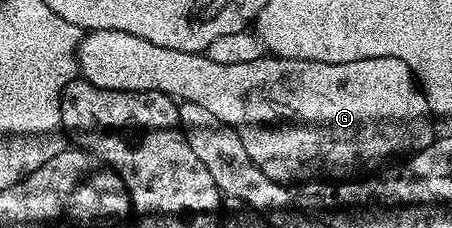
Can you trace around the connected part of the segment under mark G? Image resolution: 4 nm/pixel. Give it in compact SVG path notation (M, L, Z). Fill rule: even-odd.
M91 30L81 39L81 49L77 51L77 64L82 79L95 88L107 88L108 90L122 90L123 92L163 92L168 98L178 103L190 102L191 104L203 104L211 116L215 116L225 126L230 126L234 132L243 140L243 148L251 155L251 160L259 164L259 168L271 180L282 184L304 184L310 180L345 180L350 176L360 175L362 172L369 172L372 166L393 158L396 154L408 155L427 148L433 143L435 131L435 119L429 110L425 99L425 93L420 88L416 78L413 77L413 70L403 64L403 60L395 60L391 56L379 56L371 60L351 60L347 64L323 64L311 60L299 60L298 58L278 58L276 56L264 56L257 60L250 60L243 64L219 64L209 58L208 53L192 54L191 52L179 52L175 48L159 48L159 44L151 44L151 40L143 40L140 36L131 36L131 32L115 32L114 30Z

